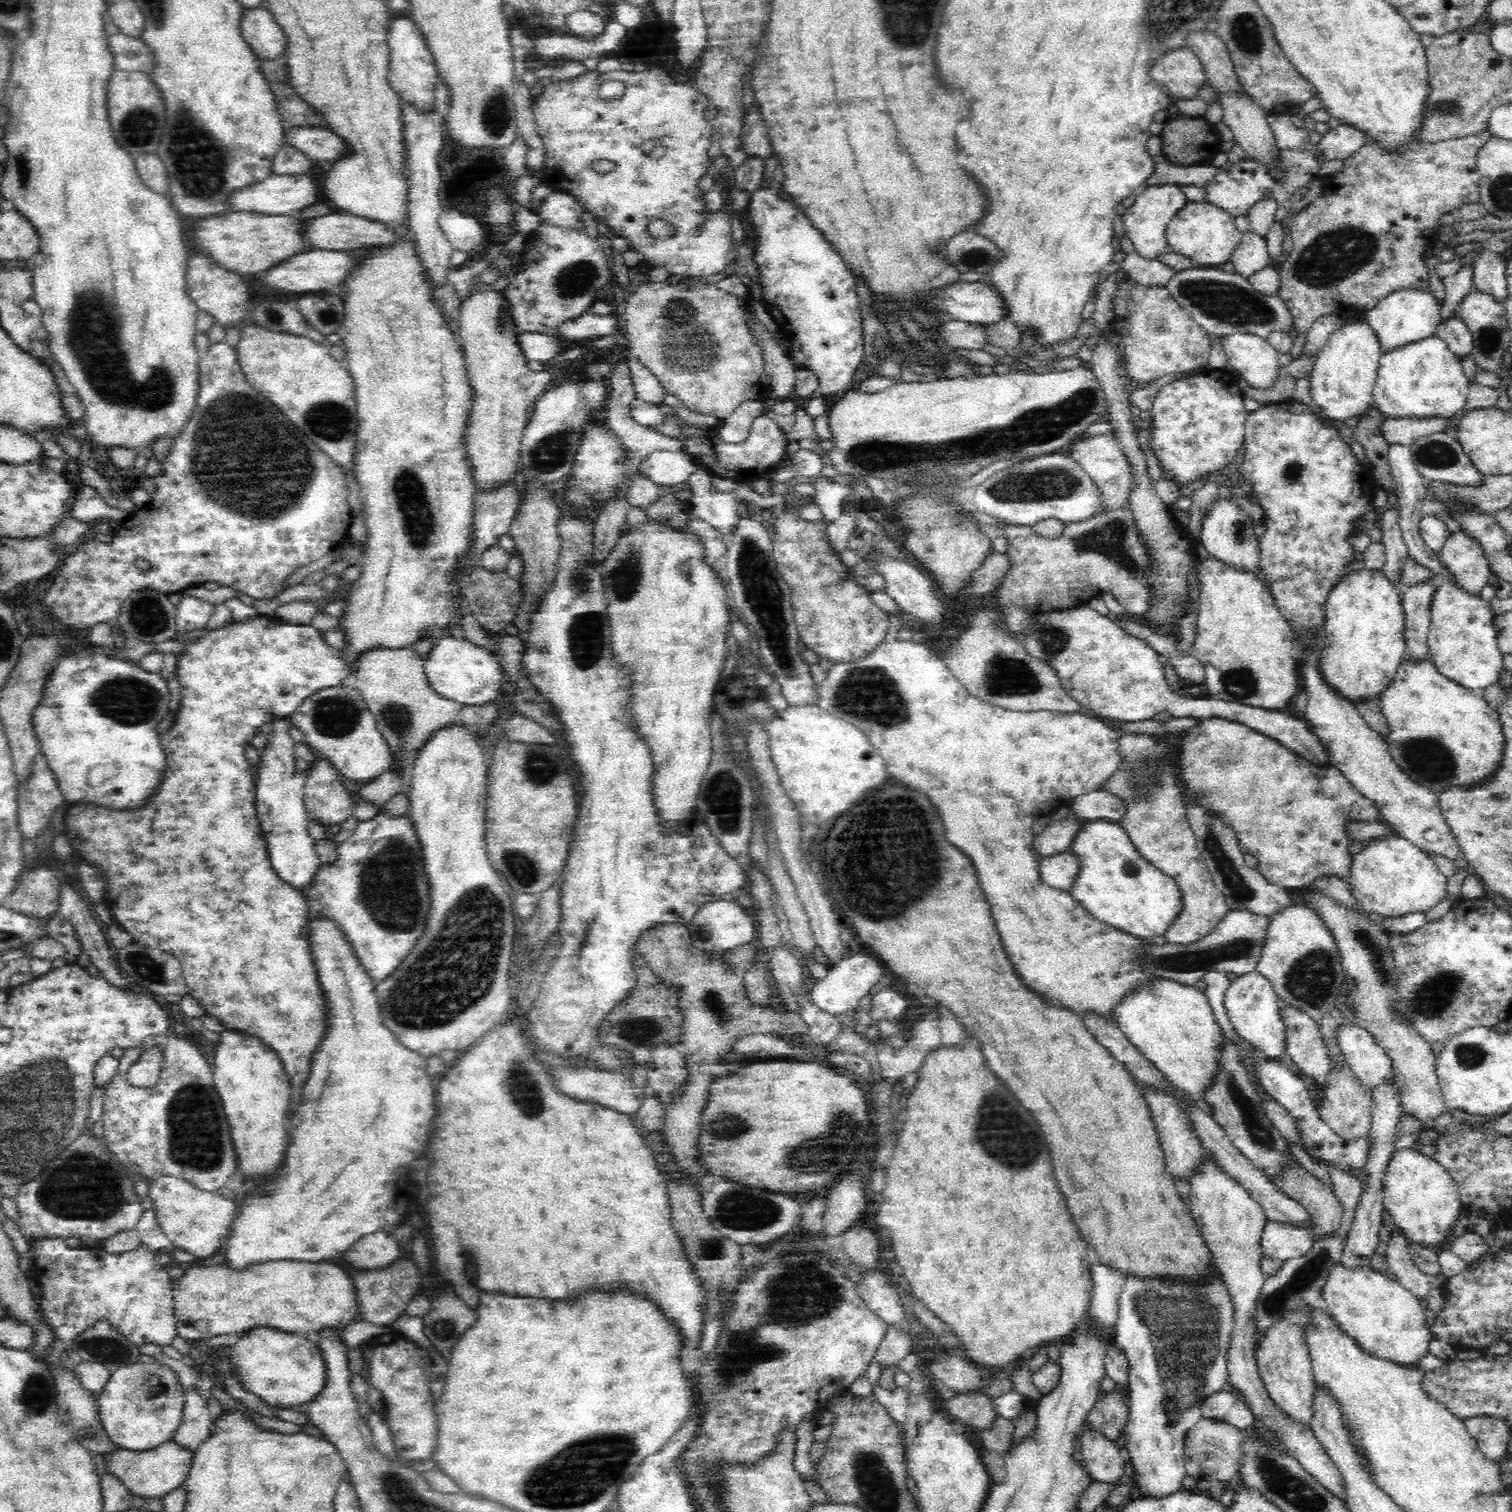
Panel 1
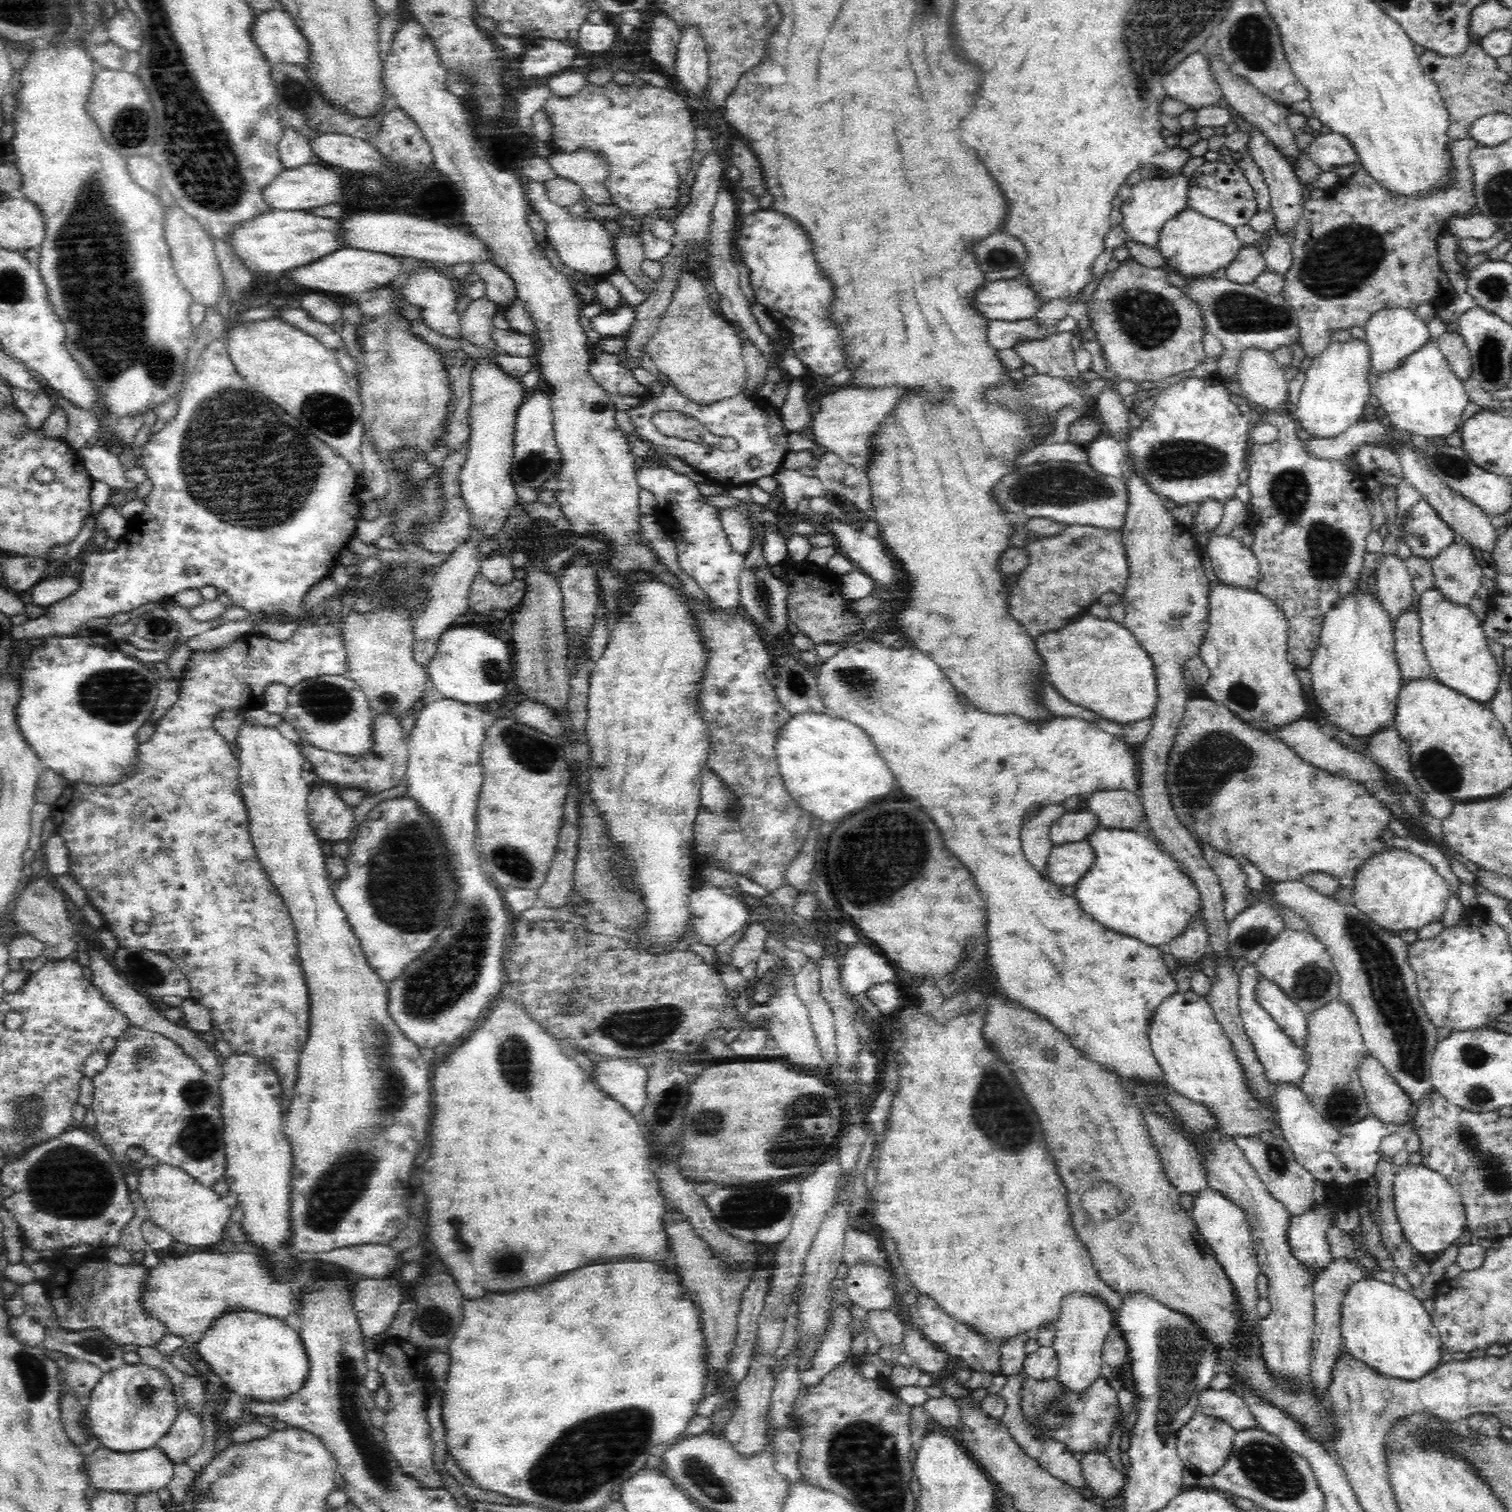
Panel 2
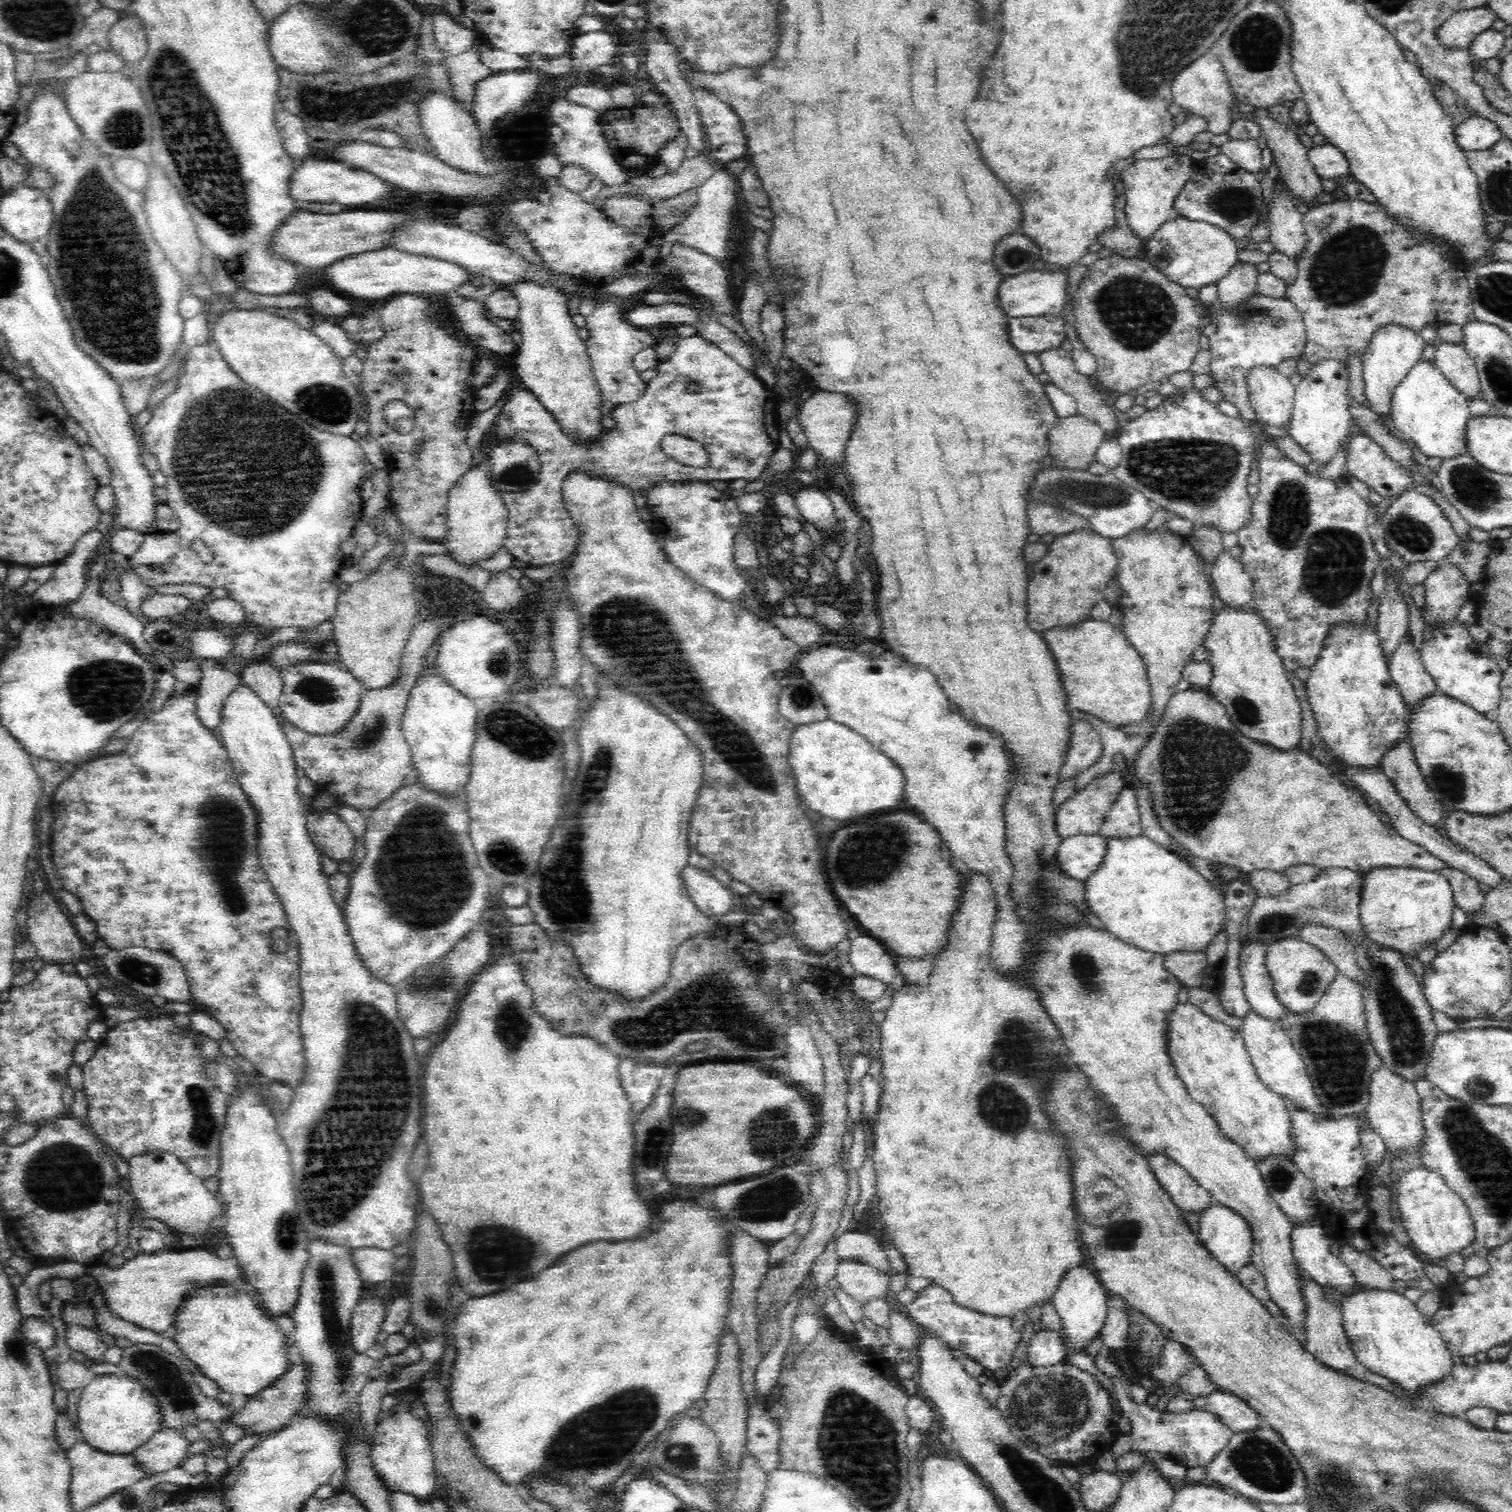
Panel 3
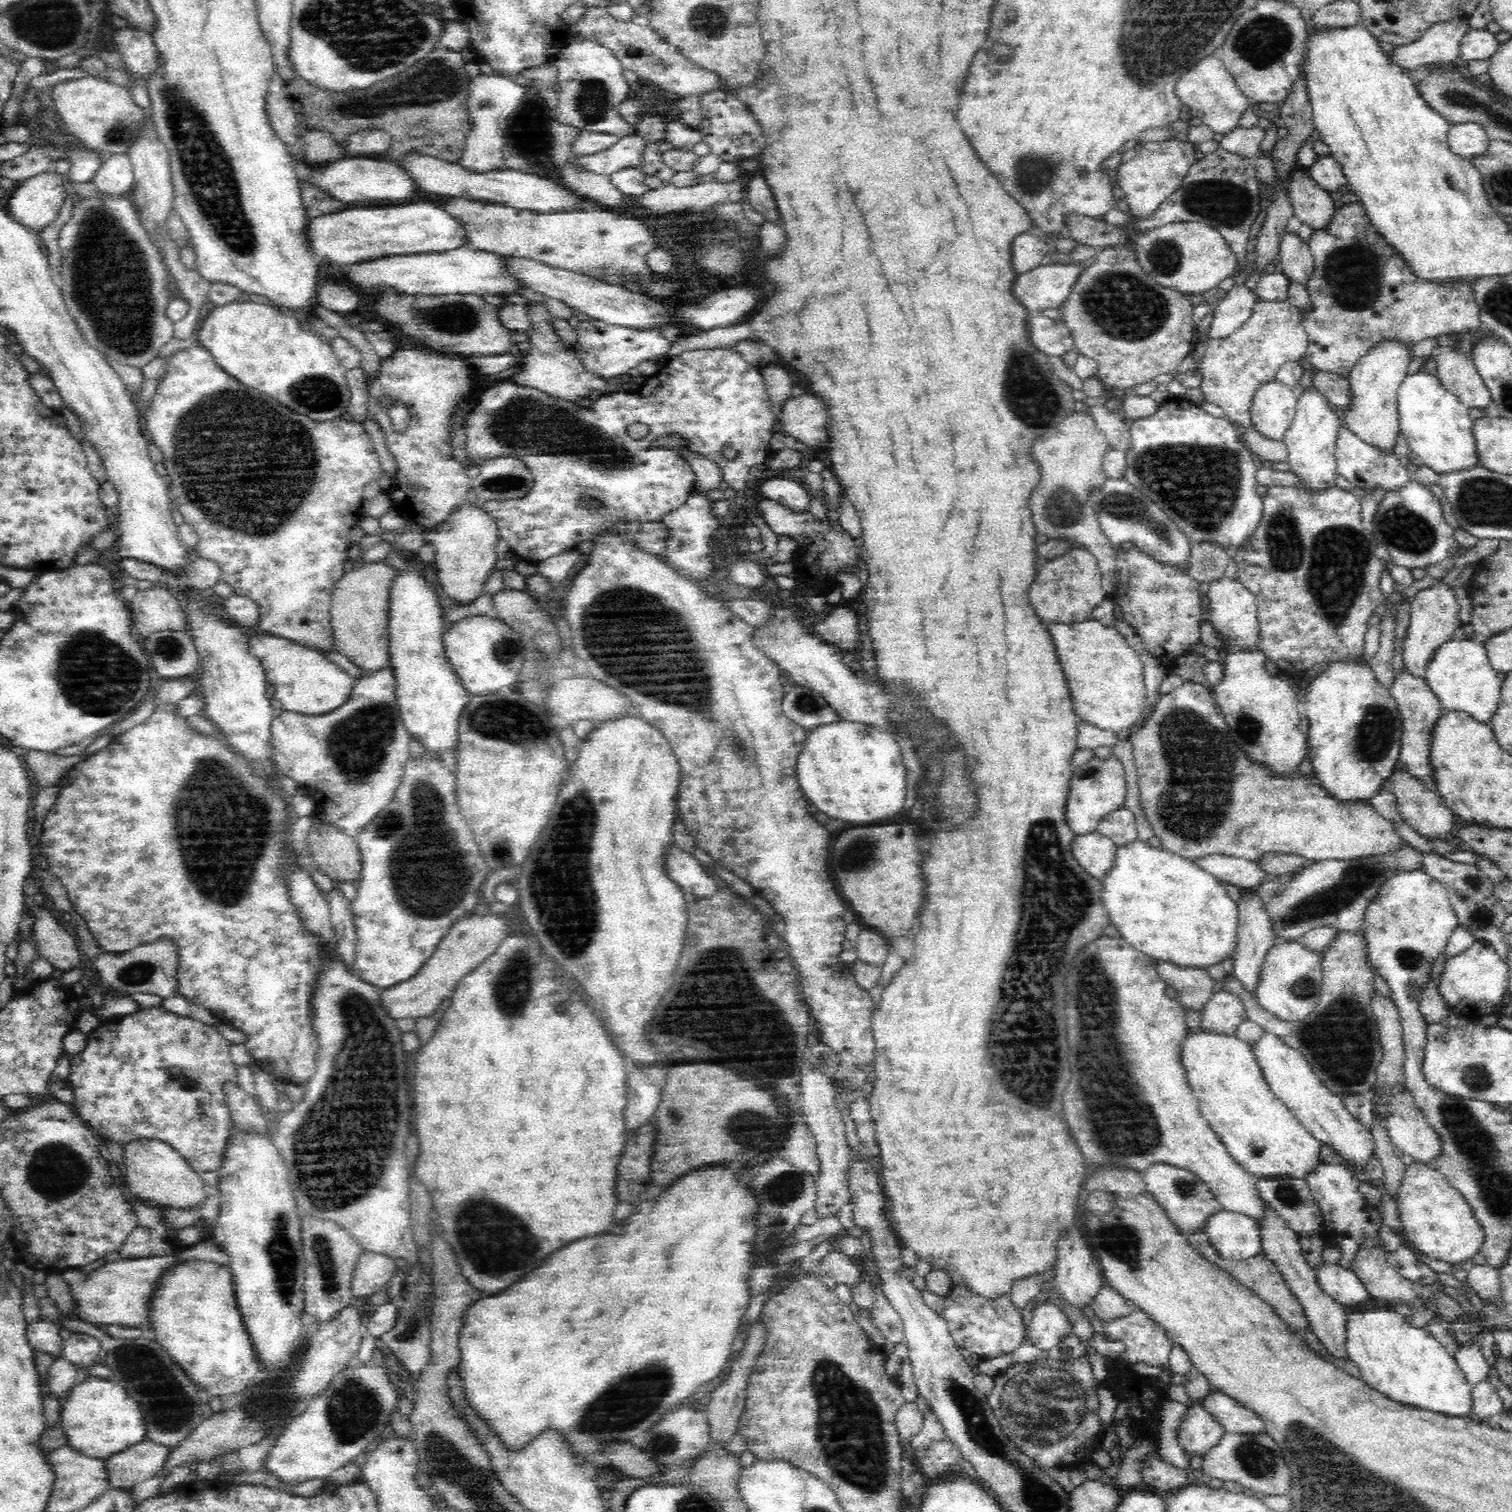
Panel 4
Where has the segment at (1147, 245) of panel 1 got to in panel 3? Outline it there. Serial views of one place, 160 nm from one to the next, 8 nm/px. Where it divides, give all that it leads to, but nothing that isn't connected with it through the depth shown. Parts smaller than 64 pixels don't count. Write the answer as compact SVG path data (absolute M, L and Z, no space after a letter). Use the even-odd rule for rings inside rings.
M1184 154L1176 156L1164 155L1157 159L1136 159L1125 170L1115 174L1122 179L1125 188L1126 203L1124 212L1127 216L1127 224L1137 237L1142 240L1150 238L1162 224L1168 221L1168 215L1172 212L1175 196L1180 194L1182 187L1193 175L1194 159Z

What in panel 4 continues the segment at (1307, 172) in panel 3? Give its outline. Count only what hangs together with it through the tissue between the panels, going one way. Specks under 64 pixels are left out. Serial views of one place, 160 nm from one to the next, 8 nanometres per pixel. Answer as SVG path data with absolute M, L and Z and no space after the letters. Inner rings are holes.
M1303 171L1292 174L1290 184L1288 195L1293 214L1313 232L1328 231L1339 204Z

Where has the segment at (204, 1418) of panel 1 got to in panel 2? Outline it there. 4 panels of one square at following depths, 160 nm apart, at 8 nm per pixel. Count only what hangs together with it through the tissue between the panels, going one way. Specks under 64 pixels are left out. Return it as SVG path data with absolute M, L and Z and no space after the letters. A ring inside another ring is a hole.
M186 1408L178 1413L168 1432L155 1444L172 1465L184 1463L204 1444L202 1419Z

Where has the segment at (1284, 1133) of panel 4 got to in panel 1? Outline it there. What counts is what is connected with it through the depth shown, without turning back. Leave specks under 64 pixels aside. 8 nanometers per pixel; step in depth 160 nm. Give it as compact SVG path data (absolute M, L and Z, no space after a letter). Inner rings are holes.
M1162 979L1152 982L1152 986L1142 988L1116 1008L1116 1022L1122 1032L1143 1055L1146 1060L1153 1062L1156 1068L1169 1080L1179 1091L1199 1100L1206 1096L1210 1086L1214 1086L1216 1076L1222 1070L1222 1048L1225 1037L1222 1026L1216 1020L1214 1009L1206 996L1205 991L1195 986L1184 986L1179 982Z

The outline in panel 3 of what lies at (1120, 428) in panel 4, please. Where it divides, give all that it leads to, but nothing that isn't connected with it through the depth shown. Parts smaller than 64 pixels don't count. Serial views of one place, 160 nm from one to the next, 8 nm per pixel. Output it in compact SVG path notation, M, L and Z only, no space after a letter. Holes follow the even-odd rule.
M1062 347L1054 349L1055 350L1048 350L1047 352L1038 354L1038 359L1040 359L1042 363L1043 372L1050 376L1052 384L1058 385L1058 387L1065 390L1068 394L1071 394L1078 401L1078 413L1096 423L1108 436L1115 439L1120 432L1123 421L1118 419L1116 413L1112 410L1112 406L1108 406L1104 398L1096 391L1095 387L1090 385L1088 377L1080 374L1076 370L1070 353Z

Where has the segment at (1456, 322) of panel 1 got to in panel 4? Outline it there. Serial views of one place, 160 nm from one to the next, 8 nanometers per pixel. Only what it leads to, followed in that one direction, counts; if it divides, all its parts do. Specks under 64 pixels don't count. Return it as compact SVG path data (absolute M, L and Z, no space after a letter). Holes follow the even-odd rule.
M1443 349L1436 362L1437 377L1442 386L1468 408L1482 408L1485 411L1492 405L1492 393L1466 354L1458 350Z

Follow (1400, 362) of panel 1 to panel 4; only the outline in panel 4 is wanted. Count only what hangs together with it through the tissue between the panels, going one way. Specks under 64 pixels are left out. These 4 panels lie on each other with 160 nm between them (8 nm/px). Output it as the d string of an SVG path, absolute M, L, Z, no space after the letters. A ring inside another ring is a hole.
M1425 372L1407 374L1397 392L1398 414L1401 433L1408 441L1412 457L1417 457L1438 476L1468 470L1480 465L1474 420L1457 396L1442 386L1436 375Z

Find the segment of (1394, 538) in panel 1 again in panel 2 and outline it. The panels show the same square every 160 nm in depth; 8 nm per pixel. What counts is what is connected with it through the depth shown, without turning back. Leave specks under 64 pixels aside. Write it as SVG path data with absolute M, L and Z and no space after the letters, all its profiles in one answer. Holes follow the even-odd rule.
M1398 553L1385 554L1380 567L1375 570L1377 580L1377 599L1391 622L1416 602L1413 580Z

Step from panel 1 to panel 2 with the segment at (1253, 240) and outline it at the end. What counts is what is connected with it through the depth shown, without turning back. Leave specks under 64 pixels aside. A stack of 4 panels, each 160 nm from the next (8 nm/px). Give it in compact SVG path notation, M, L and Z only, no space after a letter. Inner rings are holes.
M1258 245L1243 247L1236 259L1226 267L1226 280L1242 286L1253 284L1260 274L1267 271L1262 249Z

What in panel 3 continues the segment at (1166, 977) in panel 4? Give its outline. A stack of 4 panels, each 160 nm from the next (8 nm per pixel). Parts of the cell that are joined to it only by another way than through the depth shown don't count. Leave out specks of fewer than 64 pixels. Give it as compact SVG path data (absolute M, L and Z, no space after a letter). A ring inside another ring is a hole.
M1206 951L1202 952L1172 952L1165 956L1164 968L1182 987L1202 988L1206 984L1205 970L1208 966Z

